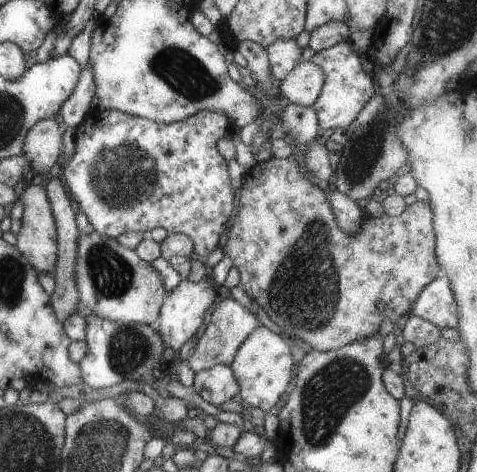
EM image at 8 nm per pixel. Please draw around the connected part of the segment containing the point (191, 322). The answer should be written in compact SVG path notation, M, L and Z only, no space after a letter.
M209 277L197 283L182 279L173 290L166 294L159 308L158 318L154 323L154 328L161 338L164 349L170 348L177 353L181 346L199 330L203 324L203 314L215 300L214 288Z

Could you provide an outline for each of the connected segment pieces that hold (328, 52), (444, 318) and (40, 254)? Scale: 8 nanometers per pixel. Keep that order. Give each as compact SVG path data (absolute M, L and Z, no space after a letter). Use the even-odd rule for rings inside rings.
M346 40L311 56L310 62L323 72L323 86L311 108L315 112L319 129L348 129L349 122L363 109L374 94L372 80L361 70L359 56Z
M443 274L421 290L410 310L413 317L423 318L439 329L457 327L455 300Z
M29 185L17 199L22 201L23 217L21 228L16 234L17 243L14 246L32 264L36 273L53 273L53 264L56 260L56 228L45 190L42 186Z

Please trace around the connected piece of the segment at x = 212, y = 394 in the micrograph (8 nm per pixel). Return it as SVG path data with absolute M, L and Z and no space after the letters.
M219 364L194 373L193 391L205 402L217 407L236 399L239 386L229 365Z

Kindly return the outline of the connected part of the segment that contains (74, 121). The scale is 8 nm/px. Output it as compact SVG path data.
M85 62L80 66L80 74L77 82L75 82L75 89L65 100L65 103L61 104L58 111L67 128L75 129L91 114L89 109L95 90L93 70L91 70L89 62Z

